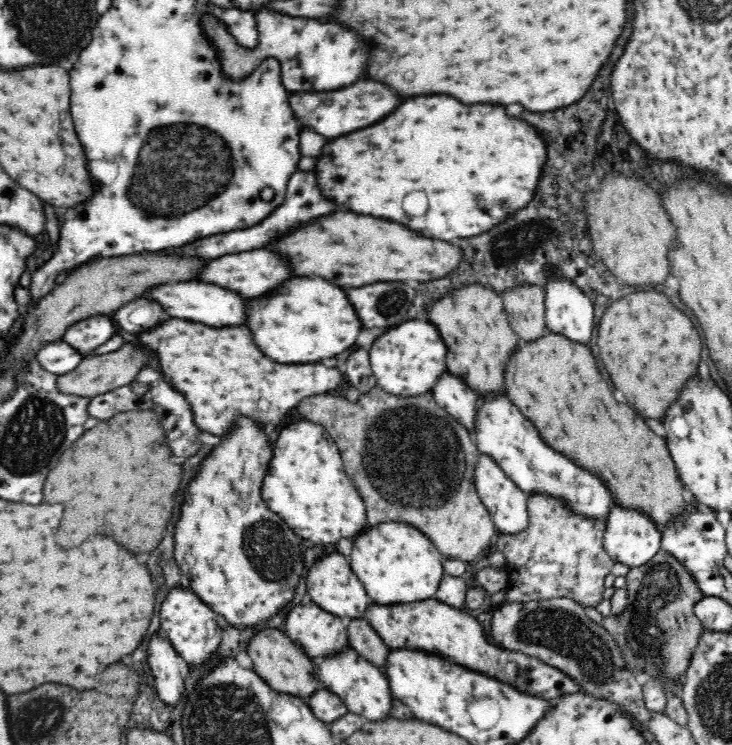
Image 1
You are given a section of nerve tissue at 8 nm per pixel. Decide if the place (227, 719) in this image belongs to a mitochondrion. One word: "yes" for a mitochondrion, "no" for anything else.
yes

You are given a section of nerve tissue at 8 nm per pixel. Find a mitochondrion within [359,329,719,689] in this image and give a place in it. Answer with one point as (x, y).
(661, 576)

